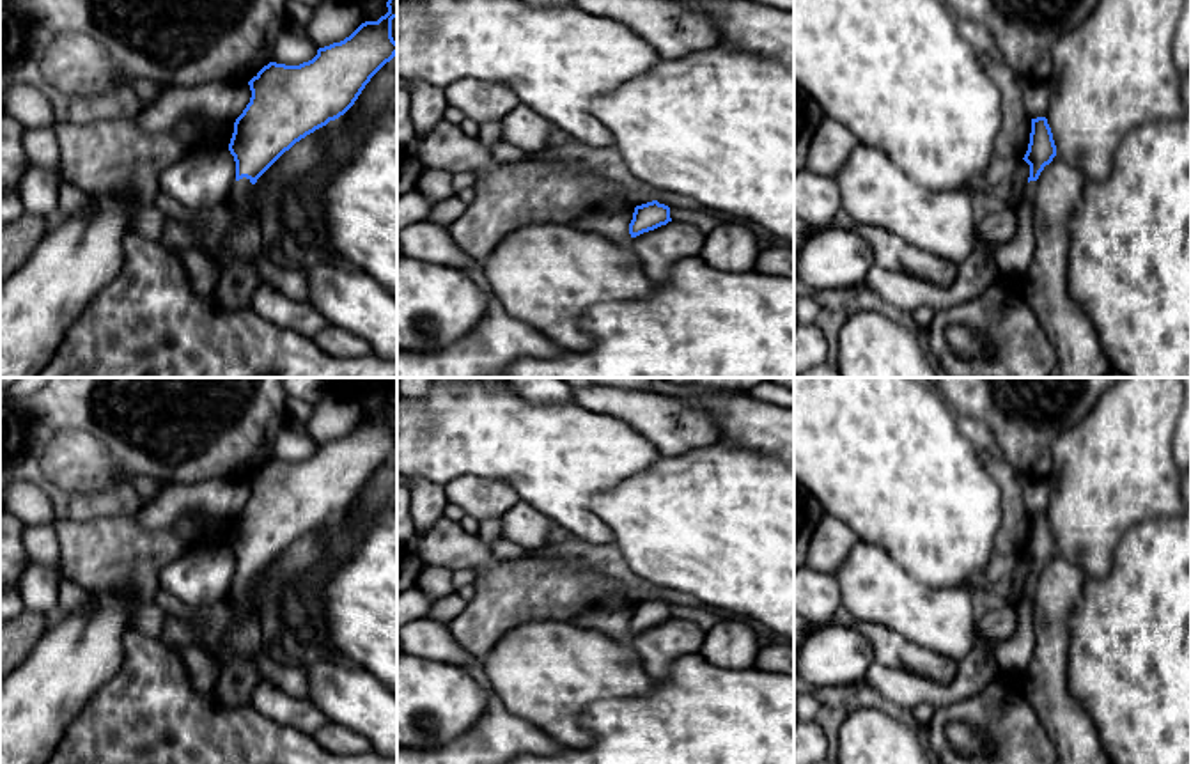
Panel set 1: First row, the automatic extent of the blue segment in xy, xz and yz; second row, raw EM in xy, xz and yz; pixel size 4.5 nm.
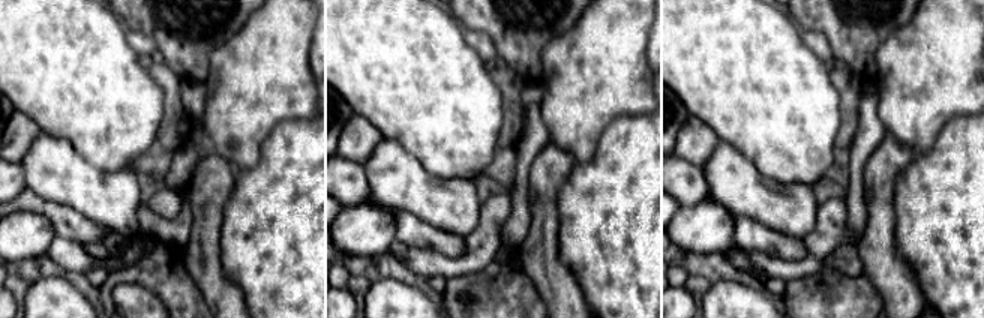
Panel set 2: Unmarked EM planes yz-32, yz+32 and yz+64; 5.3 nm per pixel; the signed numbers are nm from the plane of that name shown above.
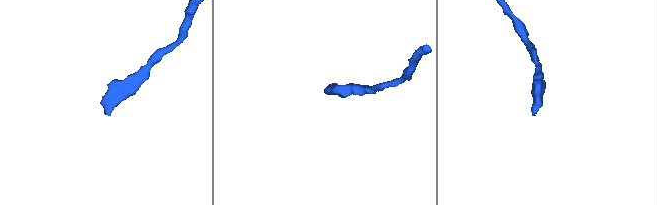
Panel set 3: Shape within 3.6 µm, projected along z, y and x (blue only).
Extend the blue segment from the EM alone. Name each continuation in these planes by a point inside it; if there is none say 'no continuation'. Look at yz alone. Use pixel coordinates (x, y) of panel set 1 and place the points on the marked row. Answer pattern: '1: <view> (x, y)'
1: yz (1014, 257)

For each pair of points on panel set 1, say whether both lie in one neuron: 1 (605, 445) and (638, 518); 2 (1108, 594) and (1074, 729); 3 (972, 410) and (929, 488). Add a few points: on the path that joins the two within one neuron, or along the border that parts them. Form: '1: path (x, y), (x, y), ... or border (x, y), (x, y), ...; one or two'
1: border (658, 459), (612, 488), (594, 491), (587, 506); two
2: border (1069, 662), (1069, 690), (1092, 720), (1099, 740); two
3: border (941, 396), (965, 422); two

